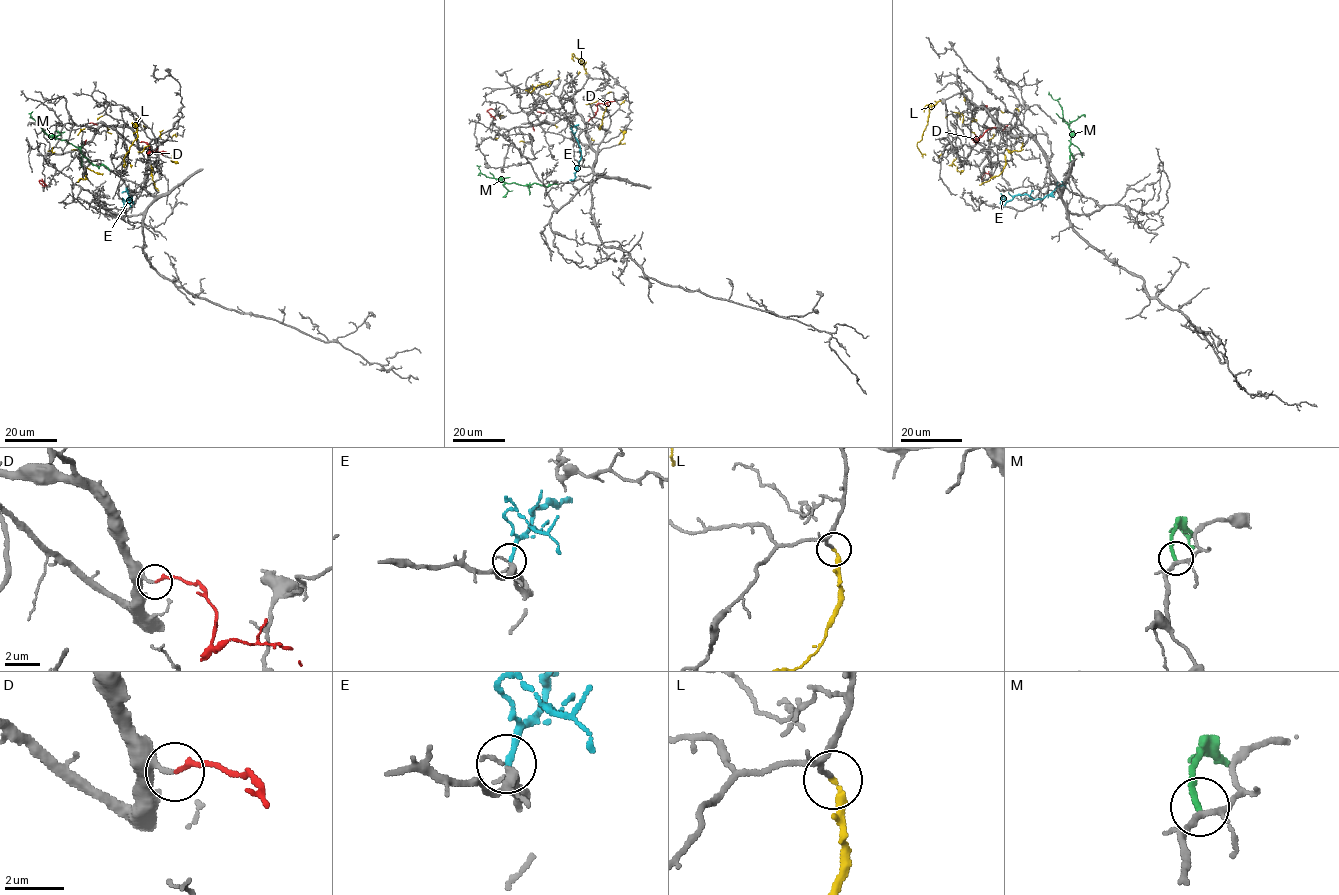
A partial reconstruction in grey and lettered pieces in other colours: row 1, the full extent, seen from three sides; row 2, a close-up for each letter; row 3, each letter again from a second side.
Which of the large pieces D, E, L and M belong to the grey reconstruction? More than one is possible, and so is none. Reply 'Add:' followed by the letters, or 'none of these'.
Add: M

